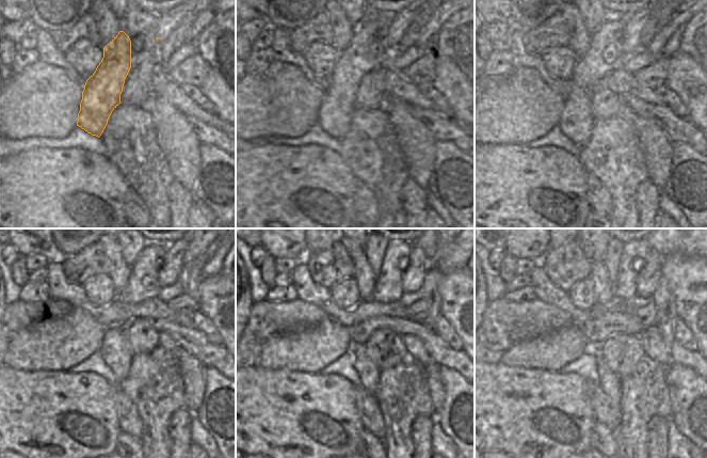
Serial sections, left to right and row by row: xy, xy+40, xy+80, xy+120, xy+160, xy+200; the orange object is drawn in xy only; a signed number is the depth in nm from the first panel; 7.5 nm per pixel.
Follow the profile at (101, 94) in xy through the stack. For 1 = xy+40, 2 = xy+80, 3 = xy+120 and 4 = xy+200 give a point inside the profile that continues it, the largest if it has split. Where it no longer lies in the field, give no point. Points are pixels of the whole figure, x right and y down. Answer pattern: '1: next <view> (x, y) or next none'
1: next xy+40 (365, 53)
2: next xy+80 (609, 49)
3: next xy+120 (144, 284)
4: next xy+200 (625, 290)

